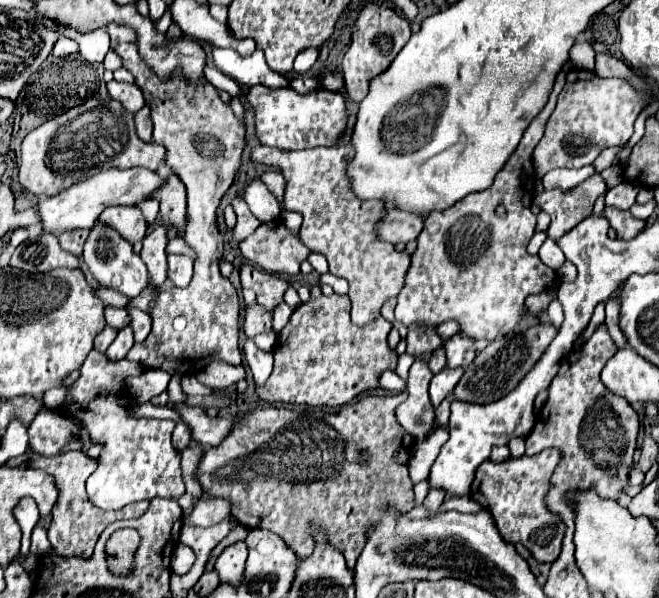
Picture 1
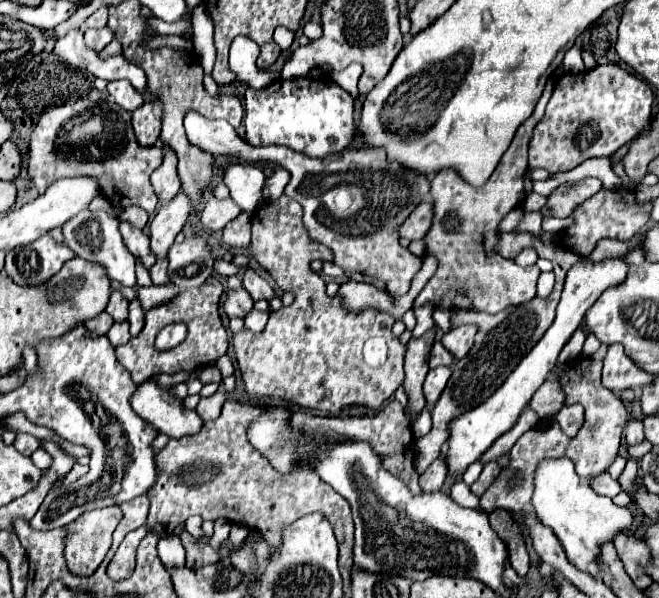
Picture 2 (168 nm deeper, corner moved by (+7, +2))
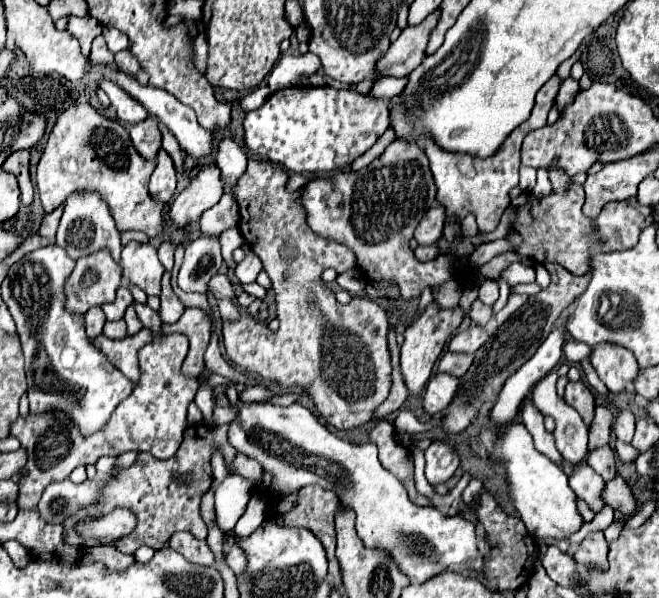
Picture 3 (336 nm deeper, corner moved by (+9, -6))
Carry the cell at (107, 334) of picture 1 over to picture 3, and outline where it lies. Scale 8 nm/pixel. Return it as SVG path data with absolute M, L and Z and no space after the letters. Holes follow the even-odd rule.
M95 306L93 310L89 310L85 314L85 330L89 334L89 338L99 336L103 332L103 324L105 324L105 314L99 306Z

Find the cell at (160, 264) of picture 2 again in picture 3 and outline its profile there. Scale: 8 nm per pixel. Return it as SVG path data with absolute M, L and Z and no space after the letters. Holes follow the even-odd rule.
M163 242L159 246L159 260L165 266L165 270L173 268L173 256L175 256L175 248L179 246L179 242Z

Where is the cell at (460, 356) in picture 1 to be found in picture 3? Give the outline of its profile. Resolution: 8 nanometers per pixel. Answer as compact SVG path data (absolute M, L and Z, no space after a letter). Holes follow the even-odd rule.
M469 326L465 332L461 332L461 334L457 334L457 336L451 338L449 350L451 350L451 352L473 354L473 352L477 352L477 350L485 344L487 338L489 338L489 334L487 334L483 328L479 328L479 326Z

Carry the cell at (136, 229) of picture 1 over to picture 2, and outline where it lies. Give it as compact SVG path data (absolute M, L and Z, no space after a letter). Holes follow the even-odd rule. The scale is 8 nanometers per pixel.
M121 220L119 224L119 230L121 230L121 236L123 236L123 242L125 246L129 248L129 252L137 258L141 258L141 262L145 264L145 268L151 268L155 264L155 256L151 254L149 250L149 236L143 234L139 228L133 228L129 222Z

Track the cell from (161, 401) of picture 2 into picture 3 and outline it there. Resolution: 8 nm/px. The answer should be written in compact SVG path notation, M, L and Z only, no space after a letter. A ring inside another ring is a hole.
M135 304L137 316L143 328L151 330L153 342L139 350L139 366L141 376L133 394L125 398L113 412L113 418L97 430L97 434L81 436L75 422L69 422L65 414L27 414L27 418L17 418L17 422L9 428L9 434L21 442L21 448L27 450L27 464L21 470L21 498L17 498L19 508L37 508L41 492L51 482L65 480L79 464L95 464L101 456L117 456L129 450L149 452L159 460L171 458L187 428L187 406L193 402L195 392L199 388L197 378L189 378L181 374L181 364L187 356L189 340L185 334L161 334L161 318L147 304Z

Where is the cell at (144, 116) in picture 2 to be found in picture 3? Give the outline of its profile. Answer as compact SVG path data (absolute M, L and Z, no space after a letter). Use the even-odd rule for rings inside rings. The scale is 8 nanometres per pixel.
M149 116L147 120L131 126L129 134L131 134L133 146L137 148L137 152L145 160L155 160L157 158L157 152L161 148L161 132L159 132L157 120L153 116Z

